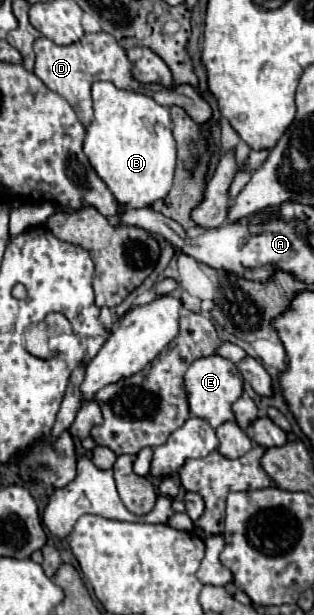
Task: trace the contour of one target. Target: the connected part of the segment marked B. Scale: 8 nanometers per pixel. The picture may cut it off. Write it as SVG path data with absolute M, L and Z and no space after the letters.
M96 81L92 85L94 121L84 139L84 153L92 169L106 181L118 203L150 207L168 195L176 165L176 143L172 137L172 119L168 109L152 97L134 91L116 89L112 83Z

